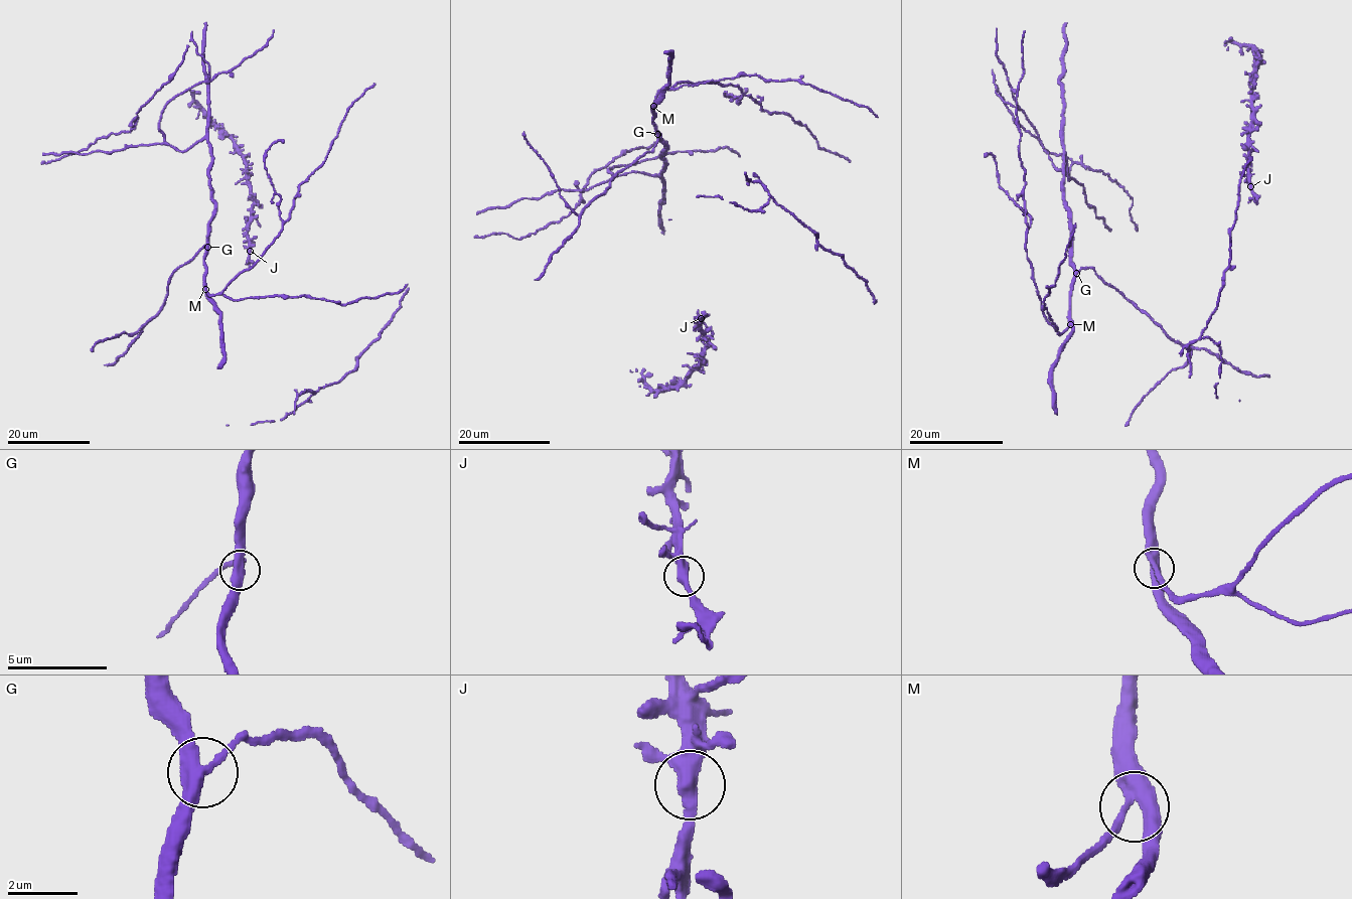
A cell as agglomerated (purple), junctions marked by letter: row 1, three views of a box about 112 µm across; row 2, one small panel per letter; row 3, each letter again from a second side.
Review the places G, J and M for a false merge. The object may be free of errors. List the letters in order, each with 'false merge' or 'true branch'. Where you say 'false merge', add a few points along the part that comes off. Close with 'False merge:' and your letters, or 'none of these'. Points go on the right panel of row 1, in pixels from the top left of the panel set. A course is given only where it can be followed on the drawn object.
G: true branch
J: true branch
M: true branch
False merge: none of these

